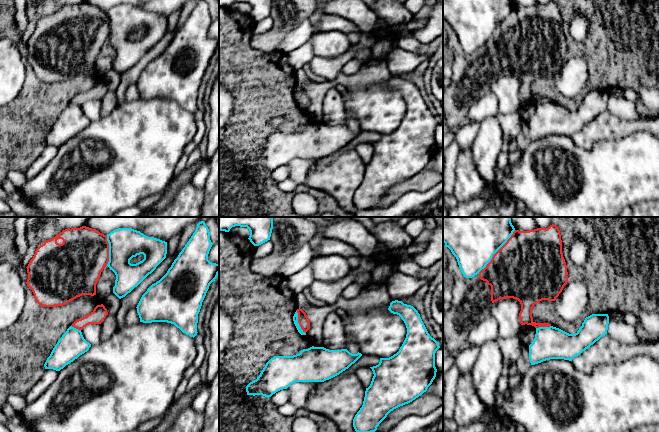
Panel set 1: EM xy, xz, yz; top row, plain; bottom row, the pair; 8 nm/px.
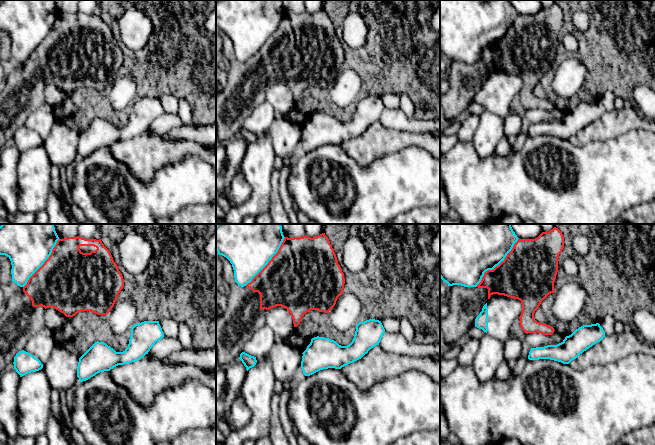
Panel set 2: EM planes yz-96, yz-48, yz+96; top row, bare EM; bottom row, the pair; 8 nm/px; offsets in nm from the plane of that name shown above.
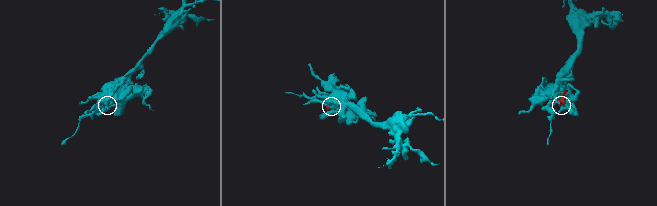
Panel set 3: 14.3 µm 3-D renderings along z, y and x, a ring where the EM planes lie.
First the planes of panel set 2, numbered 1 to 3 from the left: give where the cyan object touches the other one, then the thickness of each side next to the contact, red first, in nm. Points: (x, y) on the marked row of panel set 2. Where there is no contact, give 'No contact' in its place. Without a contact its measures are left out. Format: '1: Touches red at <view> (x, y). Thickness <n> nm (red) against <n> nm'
1: Touches red at yz-96 (44, 263). Thickness 500 nm (red) against 440 nm
2: Touches red at yz-48 (268, 262). Thickness 480 nm (red) against 480 nm
3: Touches red at yz+96 (498, 265). Thickness 440 nm (red) against 500 nm

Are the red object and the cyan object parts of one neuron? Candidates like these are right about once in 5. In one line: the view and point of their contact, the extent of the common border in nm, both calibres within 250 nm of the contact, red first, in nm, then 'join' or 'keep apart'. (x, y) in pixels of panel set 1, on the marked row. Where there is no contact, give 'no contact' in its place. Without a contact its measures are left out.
yz (496, 252) | 460 nm | 500/500 nm | keep apart

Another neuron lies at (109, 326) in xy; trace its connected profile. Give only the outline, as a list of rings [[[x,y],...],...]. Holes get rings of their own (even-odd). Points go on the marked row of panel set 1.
[[[108,314],[104,321],[101,323],[102,333],[101,342],[107,341],[118,329],[116,316]]]

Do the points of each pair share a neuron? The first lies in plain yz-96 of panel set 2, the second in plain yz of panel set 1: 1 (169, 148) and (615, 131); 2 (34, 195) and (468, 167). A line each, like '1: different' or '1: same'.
1: same
2: different

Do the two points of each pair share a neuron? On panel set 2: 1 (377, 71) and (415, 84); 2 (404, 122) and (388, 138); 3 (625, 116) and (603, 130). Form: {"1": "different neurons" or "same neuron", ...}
{"1": "same neuron", "2": "different neurons", "3": "same neuron"}

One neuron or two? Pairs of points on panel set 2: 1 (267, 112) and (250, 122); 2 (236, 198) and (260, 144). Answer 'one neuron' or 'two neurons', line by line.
1: one neuron
2: two neurons

